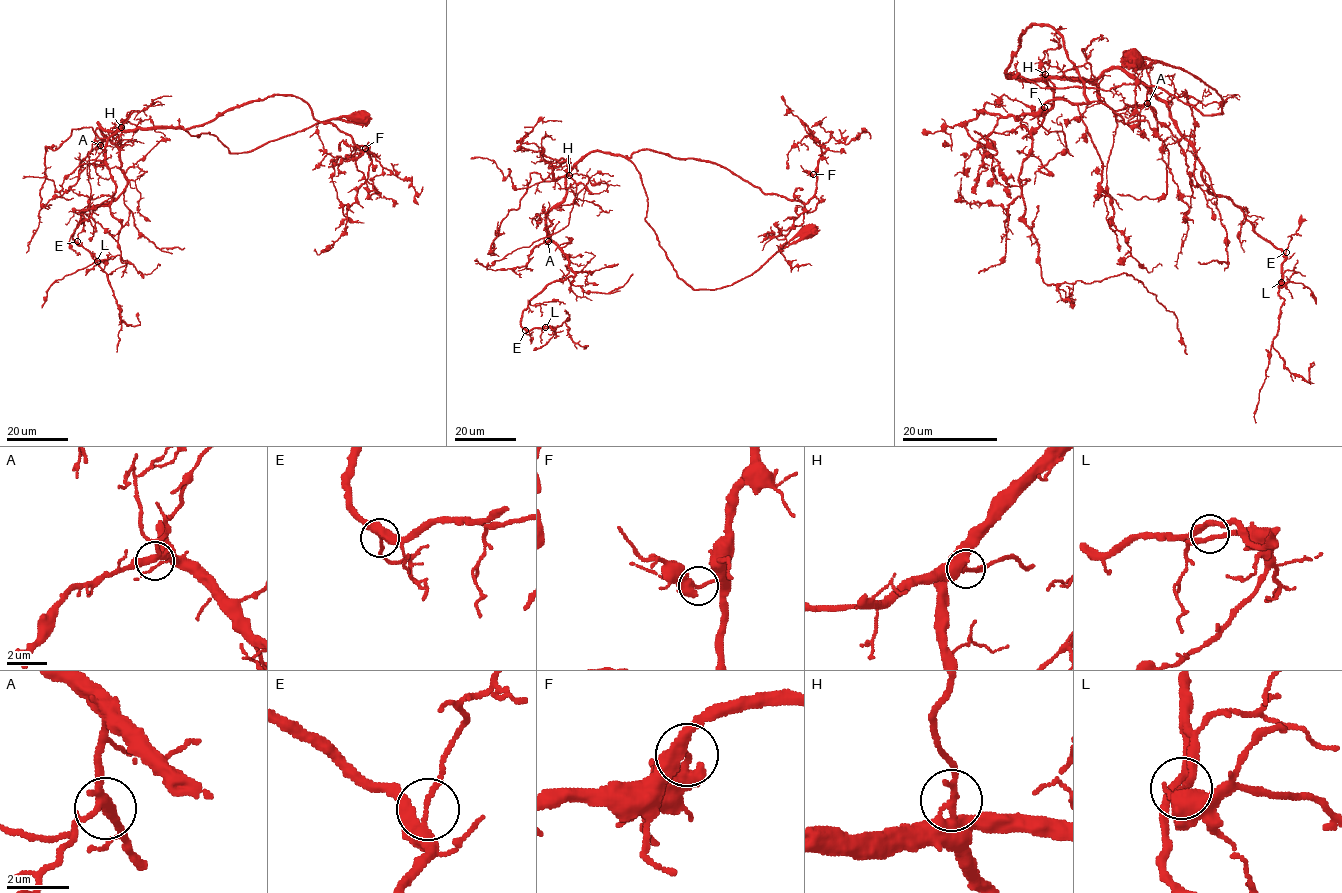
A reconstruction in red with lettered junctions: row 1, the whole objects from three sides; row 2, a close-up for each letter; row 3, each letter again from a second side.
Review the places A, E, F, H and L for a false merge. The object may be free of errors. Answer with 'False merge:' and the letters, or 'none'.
False merge: none

